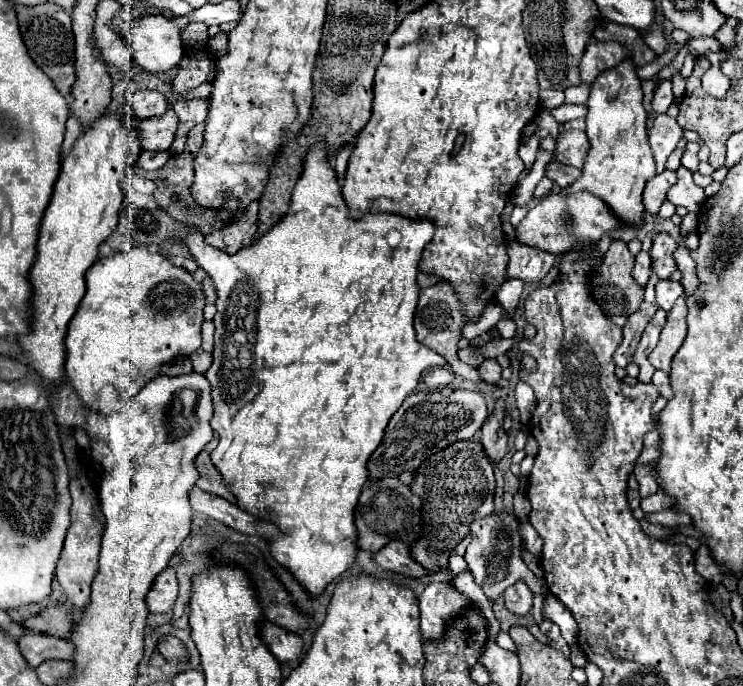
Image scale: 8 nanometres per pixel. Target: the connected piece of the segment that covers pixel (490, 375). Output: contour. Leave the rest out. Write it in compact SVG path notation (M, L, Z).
M486 358L478 366L478 372L480 372L480 378L484 382L498 382L500 380L500 374L502 374L502 368L500 368L500 364L494 358Z

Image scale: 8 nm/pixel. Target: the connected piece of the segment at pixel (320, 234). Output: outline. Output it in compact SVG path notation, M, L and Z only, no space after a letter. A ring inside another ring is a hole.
M316 144L310 150L310 156L306 158L306 168L298 180L298 186L294 188L290 210L270 232L250 242L250 246L242 248L238 254L232 256L226 252L218 252L216 248L210 248L198 230L188 230L188 236L184 238L198 266L204 268L206 274L212 278L218 296L214 302L216 304L216 316L214 316L216 332L214 332L214 352L212 352L214 360L204 374L212 386L214 416L210 420L210 426L220 438L218 448L210 454L212 464L218 468L222 480L230 486L232 494L236 496L238 508L258 516L260 520L268 520L278 526L280 536L270 540L272 558L288 572L292 572L296 582L300 582L300 586L310 596L320 596L334 578L338 578L352 566L356 558L358 530L354 524L354 508L358 504L362 486L368 480L366 464L370 460L370 454L380 446L380 440L384 436L384 430L392 414L400 408L404 398L416 388L420 374L426 368L446 364L446 358L442 358L438 352L420 346L416 342L414 326L412 326L416 298L420 292L416 284L418 262L424 246L432 240L432 234L434 234L434 226L428 220L410 220L394 214L368 214L360 220L352 220L342 200L336 172L330 164L326 164L326 144Z

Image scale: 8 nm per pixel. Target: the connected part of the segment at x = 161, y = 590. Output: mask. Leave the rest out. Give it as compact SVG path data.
M164 568L162 574L156 576L148 596L146 606L150 612L170 612L178 594L178 580L172 568Z

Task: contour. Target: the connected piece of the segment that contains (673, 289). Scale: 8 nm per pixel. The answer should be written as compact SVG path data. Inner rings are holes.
M660 280L656 284L656 302L662 310L670 310L676 302L676 298L682 296L682 284L680 282L670 282L670 280Z

